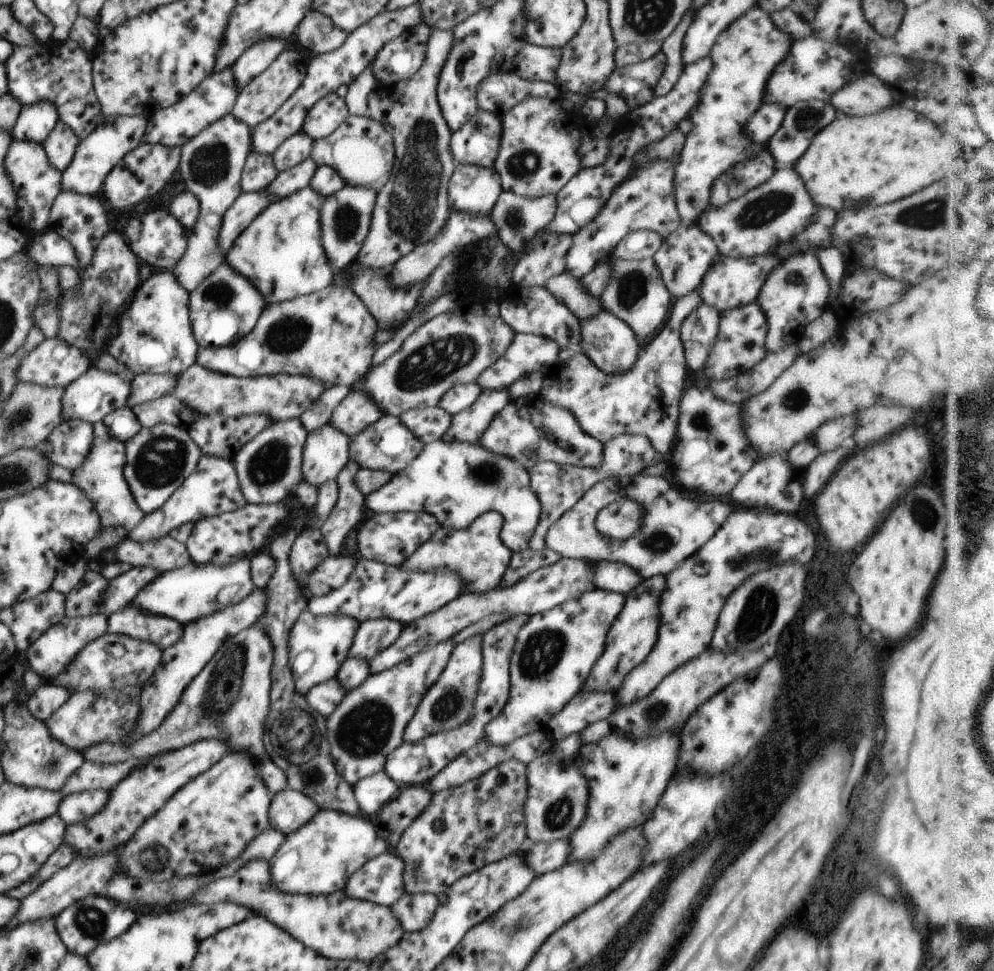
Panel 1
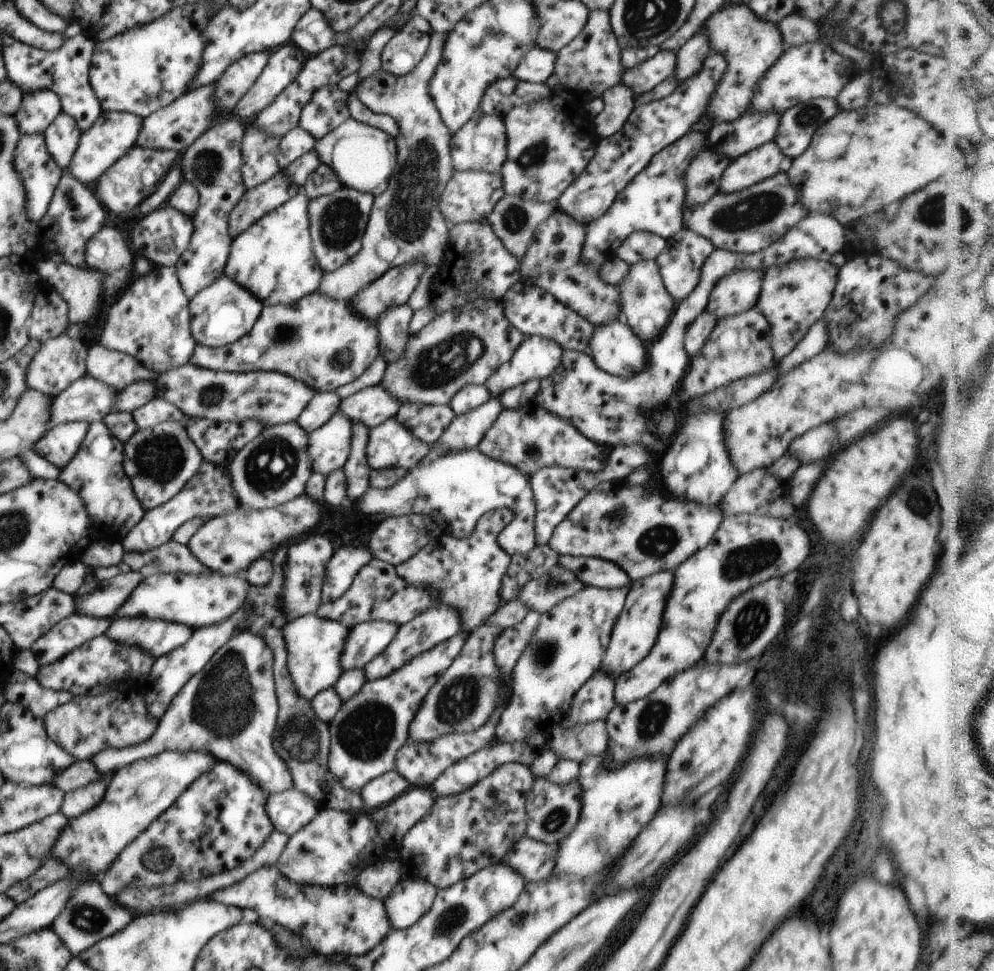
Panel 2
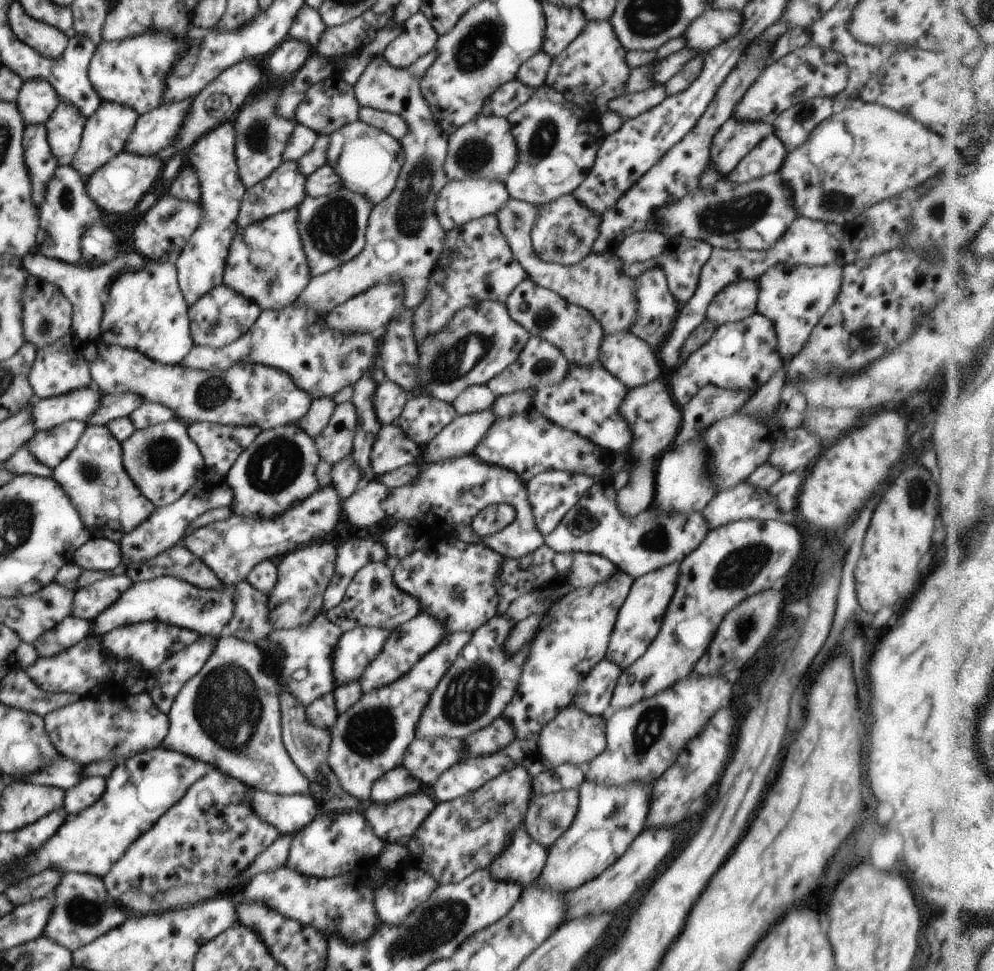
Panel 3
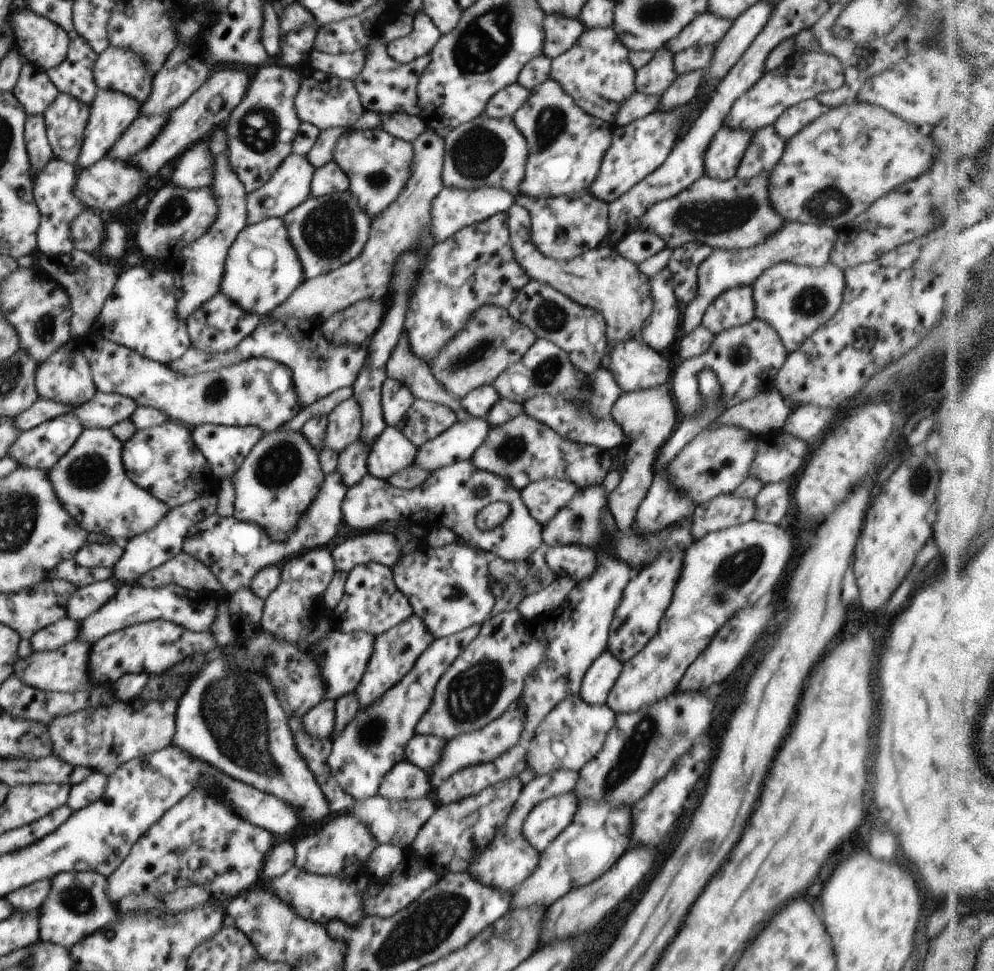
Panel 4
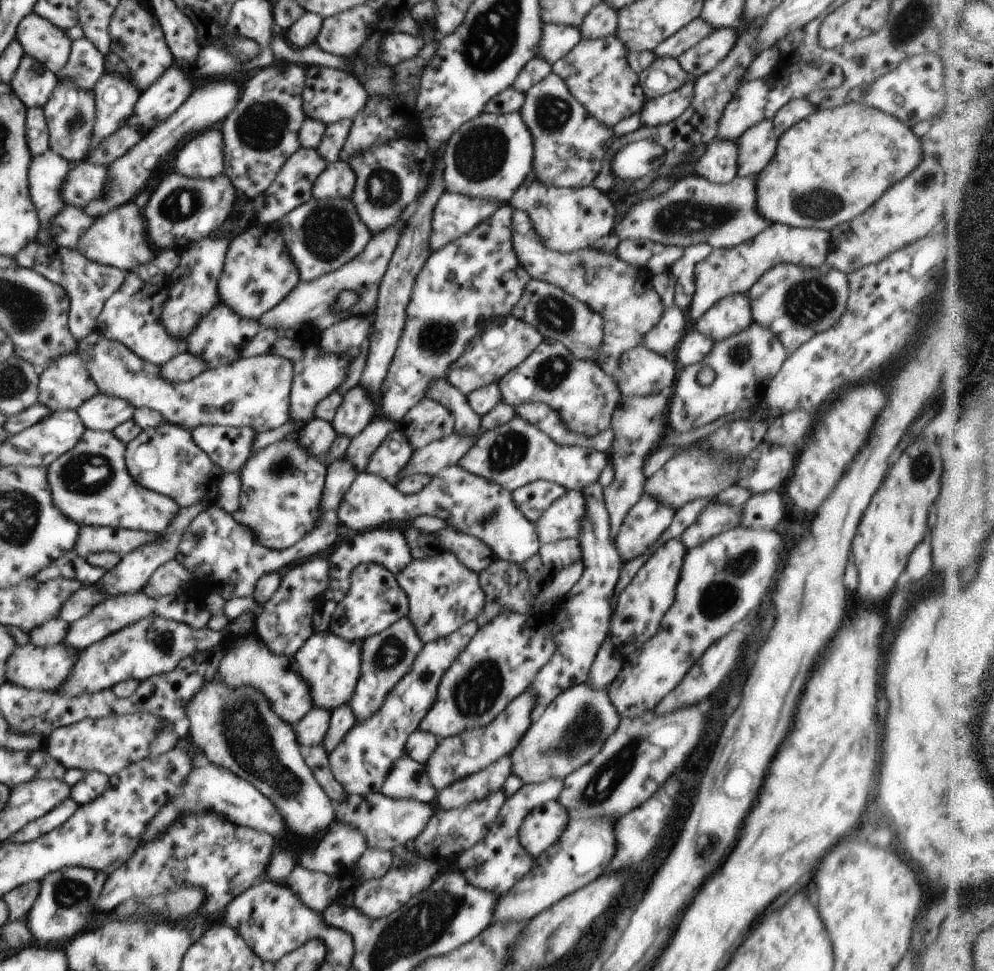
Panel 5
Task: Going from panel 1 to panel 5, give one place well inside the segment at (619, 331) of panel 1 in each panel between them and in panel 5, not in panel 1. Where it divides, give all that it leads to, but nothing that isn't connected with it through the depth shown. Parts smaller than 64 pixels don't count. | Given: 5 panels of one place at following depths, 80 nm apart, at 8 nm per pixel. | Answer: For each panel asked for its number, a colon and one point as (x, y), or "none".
2: (614, 347)
3: (627, 357)
4: (634, 365)
5: (641, 371)

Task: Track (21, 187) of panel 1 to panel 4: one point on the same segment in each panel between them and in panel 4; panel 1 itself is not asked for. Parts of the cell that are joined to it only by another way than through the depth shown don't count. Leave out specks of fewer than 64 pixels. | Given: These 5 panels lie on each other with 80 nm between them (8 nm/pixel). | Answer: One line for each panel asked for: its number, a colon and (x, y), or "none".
2: (40, 173)
3: (41, 163)
4: (39, 151)

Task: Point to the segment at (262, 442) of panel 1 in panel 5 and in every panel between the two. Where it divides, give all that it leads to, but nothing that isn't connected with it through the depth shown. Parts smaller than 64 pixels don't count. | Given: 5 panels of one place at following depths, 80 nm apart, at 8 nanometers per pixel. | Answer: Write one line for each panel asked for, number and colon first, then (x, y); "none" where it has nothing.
2: (272, 469)
3: (277, 471)
4: (279, 479)
5: (282, 484)

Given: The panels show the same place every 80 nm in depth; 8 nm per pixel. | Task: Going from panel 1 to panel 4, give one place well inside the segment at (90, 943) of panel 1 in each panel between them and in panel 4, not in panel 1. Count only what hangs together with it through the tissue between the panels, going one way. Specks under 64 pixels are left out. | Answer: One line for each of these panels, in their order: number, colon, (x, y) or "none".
2: (90, 915)
3: (82, 912)
4: (77, 904)

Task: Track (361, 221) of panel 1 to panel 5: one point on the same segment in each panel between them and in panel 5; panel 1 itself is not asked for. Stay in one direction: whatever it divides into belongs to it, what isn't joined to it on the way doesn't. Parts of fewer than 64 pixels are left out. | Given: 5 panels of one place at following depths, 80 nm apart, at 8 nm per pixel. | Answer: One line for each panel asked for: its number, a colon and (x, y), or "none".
2: (337, 221)
3: (332, 227)
4: (327, 232)
5: (322, 235)

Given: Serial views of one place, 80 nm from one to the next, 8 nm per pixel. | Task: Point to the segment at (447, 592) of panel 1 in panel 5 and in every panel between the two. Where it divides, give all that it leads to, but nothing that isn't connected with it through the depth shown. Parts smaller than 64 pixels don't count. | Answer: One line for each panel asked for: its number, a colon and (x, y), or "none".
2: (377, 593)
3: (372, 599)
4: (372, 603)
5: (374, 601)

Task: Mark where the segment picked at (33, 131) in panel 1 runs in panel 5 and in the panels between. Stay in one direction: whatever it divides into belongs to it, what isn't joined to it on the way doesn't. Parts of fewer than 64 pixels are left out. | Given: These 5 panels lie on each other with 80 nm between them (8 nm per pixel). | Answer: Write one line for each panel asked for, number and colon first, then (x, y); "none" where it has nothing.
2: (38, 108)
3: (37, 99)
4: (35, 91)
5: (33, 84)

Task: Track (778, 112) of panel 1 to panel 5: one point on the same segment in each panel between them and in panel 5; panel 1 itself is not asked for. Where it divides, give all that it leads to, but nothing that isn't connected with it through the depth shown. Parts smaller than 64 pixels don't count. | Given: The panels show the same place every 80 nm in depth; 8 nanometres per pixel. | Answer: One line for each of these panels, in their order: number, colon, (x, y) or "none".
2: (732, 139)
3: (732, 142)
4: (725, 151)
5: (719, 164)

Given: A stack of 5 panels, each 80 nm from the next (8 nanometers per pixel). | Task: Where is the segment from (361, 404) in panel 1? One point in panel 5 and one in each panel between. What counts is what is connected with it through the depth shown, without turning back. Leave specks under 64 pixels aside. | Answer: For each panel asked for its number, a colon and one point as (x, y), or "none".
2: (372, 406)
3: (390, 398)
4: (396, 399)
5: (477, 277)

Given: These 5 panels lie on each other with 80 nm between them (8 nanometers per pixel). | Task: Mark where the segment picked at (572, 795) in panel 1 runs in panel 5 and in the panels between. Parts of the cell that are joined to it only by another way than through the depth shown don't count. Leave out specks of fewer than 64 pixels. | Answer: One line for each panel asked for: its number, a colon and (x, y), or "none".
2: (552, 809)
3: (548, 816)
4: (548, 819)
5: (542, 826)

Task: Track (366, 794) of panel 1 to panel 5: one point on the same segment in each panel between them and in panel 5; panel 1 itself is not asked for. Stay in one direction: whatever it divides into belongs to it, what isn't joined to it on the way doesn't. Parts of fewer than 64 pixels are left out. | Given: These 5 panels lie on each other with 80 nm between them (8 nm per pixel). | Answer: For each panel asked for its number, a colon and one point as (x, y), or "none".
2: (381, 790)
3: (397, 783)
4: (404, 782)
5: (407, 779)

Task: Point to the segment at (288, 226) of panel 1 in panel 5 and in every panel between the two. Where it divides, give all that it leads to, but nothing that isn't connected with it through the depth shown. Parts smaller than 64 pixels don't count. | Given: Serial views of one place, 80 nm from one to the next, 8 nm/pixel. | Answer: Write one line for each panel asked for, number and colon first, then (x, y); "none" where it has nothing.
2: (273, 258)
3: (268, 265)
4: (262, 270)
5: (258, 273)

